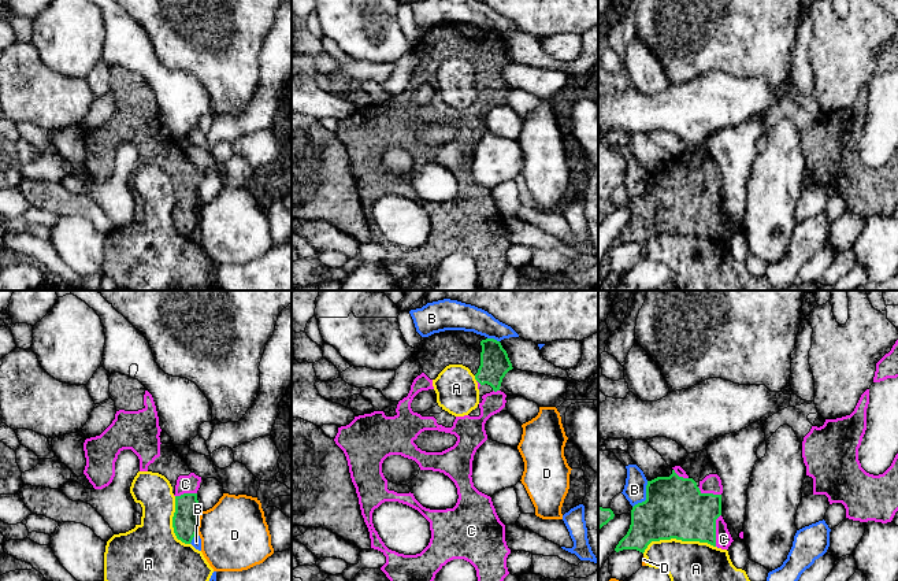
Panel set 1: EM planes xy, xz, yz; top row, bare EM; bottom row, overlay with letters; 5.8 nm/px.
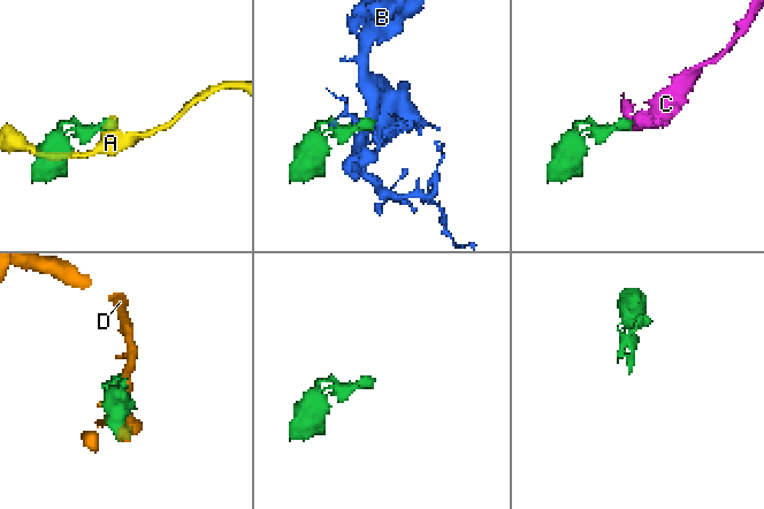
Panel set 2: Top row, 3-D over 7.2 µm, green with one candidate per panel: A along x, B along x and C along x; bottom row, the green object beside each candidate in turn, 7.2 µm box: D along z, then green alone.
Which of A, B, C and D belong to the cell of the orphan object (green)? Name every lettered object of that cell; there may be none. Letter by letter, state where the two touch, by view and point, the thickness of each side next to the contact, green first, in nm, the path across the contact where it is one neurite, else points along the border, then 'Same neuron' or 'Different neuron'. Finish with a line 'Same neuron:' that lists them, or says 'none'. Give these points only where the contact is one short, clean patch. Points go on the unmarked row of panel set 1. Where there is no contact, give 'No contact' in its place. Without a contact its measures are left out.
A: Touches green at yz (678, 232). Thickness 360 nm (green) against 360 nm. Different neuron
B: Touches green at yz (646, 189). Thickness 360 nm (green) against 130 nm. Different neuron
C: Touches green at yz (715, 224). Thickness 340 nm (green) against 100 nm. Same neuron
D: Touches green at xy (197, 215). Thickness 160 nm (green) against 400 nm. Different neuron
Same neuron: C

